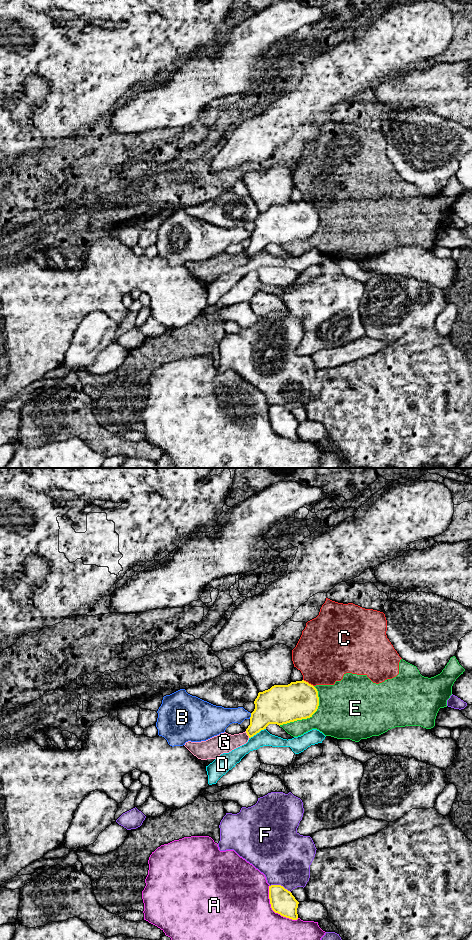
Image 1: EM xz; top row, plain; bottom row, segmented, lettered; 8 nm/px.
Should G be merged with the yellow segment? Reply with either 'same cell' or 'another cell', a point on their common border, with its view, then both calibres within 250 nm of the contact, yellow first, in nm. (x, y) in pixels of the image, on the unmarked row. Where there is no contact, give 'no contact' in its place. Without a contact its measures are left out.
another cell | xz (247, 254) | 220/160 nm

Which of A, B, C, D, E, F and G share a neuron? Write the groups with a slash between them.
A / B / C E / D / F / G

